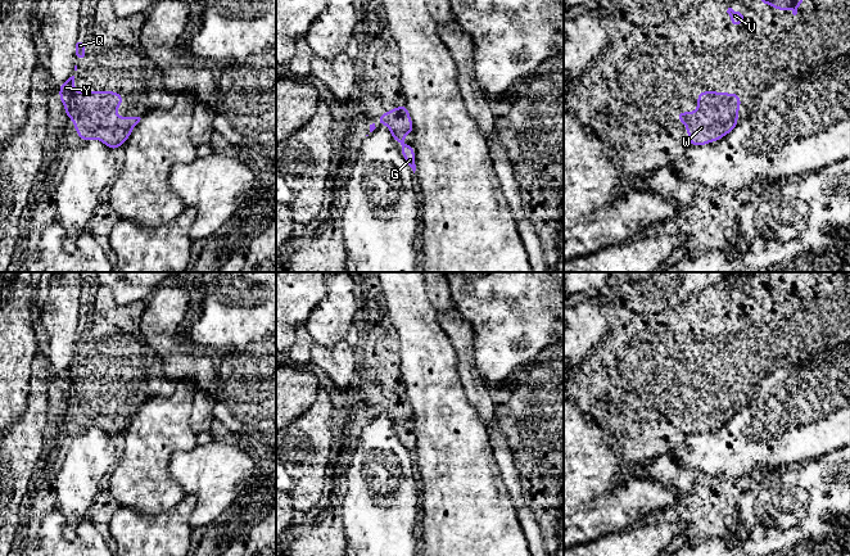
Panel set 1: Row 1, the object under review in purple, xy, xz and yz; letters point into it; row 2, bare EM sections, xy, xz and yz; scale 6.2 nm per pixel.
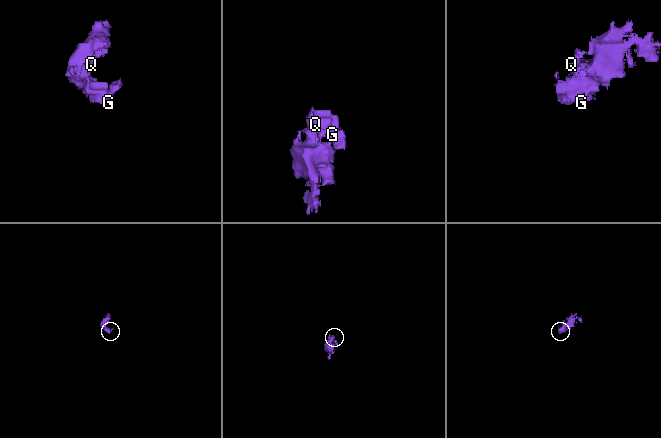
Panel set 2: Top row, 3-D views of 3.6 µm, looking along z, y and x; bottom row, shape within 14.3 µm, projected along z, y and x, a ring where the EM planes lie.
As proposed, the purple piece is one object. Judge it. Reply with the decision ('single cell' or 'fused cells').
single cell

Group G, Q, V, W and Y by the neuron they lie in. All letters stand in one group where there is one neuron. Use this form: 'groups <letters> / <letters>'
groups G Q V W Y

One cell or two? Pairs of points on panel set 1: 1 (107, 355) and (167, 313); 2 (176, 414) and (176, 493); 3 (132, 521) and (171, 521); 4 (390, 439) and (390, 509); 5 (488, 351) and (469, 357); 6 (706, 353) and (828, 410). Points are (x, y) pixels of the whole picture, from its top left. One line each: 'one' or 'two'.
1: one
2: one
3: one
4: one
5: two
6: two

